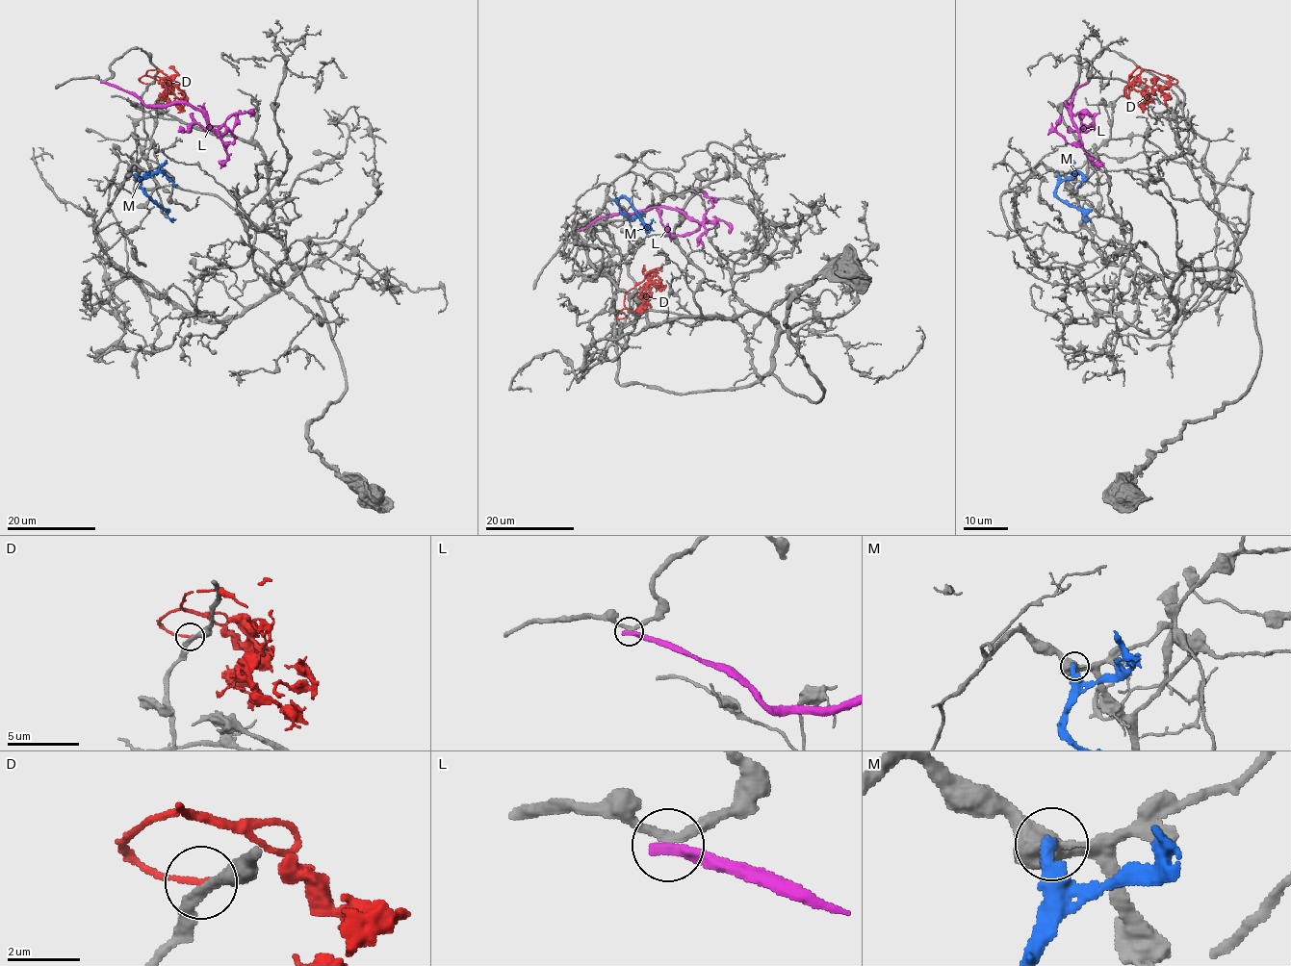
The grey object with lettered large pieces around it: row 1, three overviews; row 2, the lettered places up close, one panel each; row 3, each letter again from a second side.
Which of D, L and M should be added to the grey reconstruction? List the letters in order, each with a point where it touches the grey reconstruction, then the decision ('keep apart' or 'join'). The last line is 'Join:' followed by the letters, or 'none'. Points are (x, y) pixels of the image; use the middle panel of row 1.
D: (626, 317) | keep apart
L: (580, 229) | keep apart
M: (612, 200) | keep apart
Join: none

